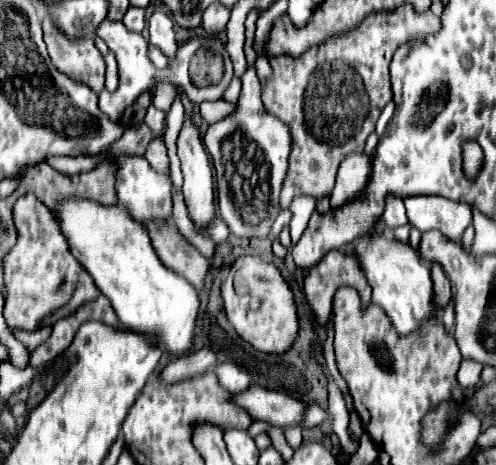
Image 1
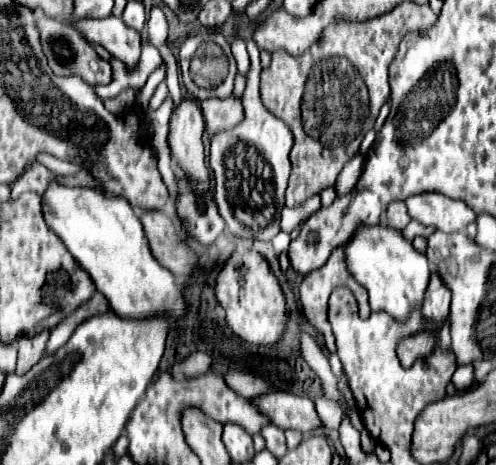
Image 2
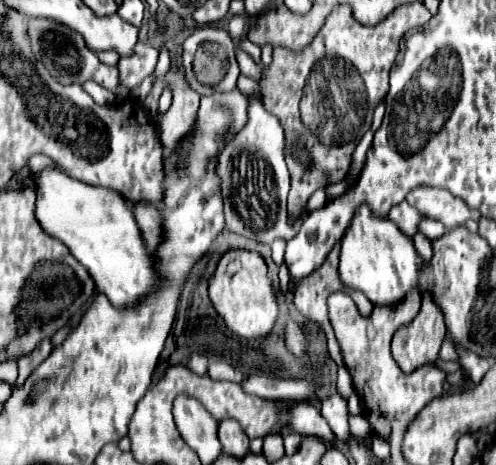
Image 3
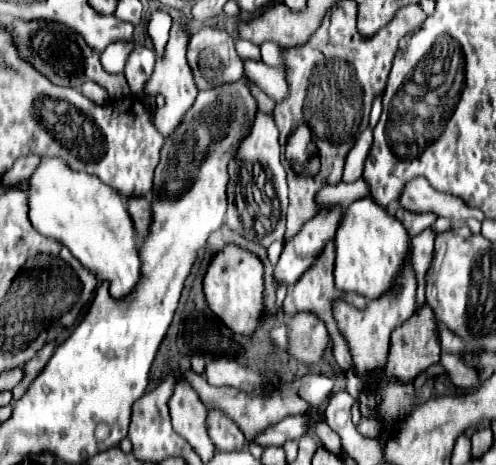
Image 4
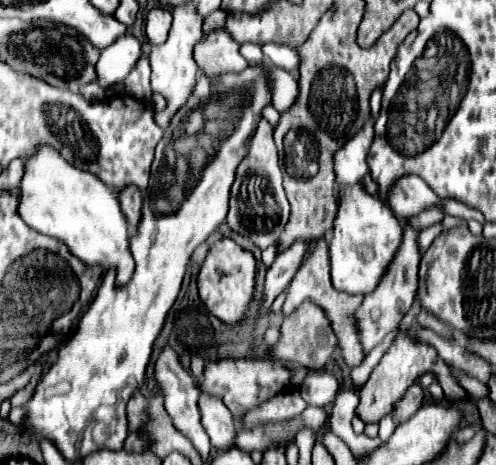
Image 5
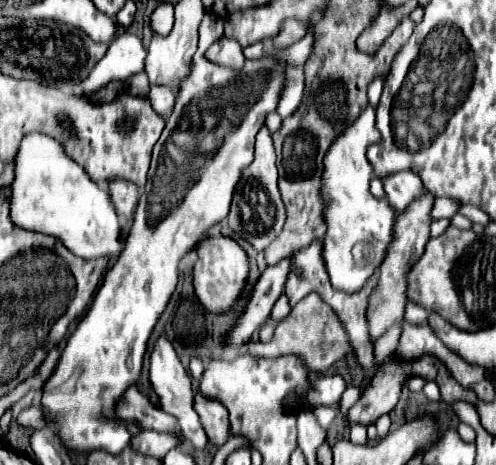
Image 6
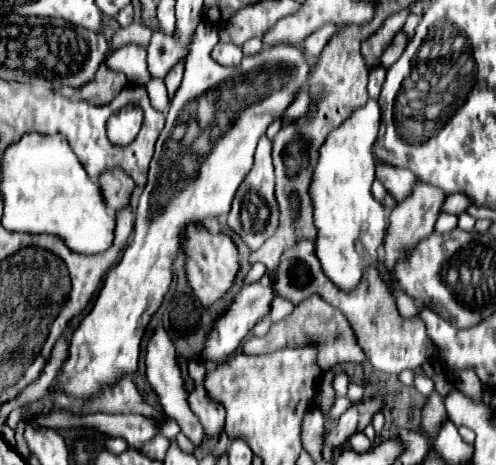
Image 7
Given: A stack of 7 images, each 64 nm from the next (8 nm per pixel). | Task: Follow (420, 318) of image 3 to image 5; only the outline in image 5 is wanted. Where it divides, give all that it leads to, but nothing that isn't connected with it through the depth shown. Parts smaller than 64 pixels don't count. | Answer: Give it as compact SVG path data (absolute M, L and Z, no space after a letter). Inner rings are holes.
M402 334L402 336L396 338L396 342L390 346L390 350L380 360L380 364L370 374L368 382L362 386L362 390L360 390L360 404L356 408L356 416L360 420L364 420L366 424L368 422L378 422L382 416L392 412L394 404L404 396L406 388L410 388L414 384L414 380L420 374L424 374L424 372L434 374L434 378L442 386L448 402L468 402L470 400L470 394L458 384L458 380L454 378L452 370L444 364L444 360L440 360L440 356L436 356L434 348L428 348L426 344L420 344L420 342L414 344L414 342L410 342L408 334Z

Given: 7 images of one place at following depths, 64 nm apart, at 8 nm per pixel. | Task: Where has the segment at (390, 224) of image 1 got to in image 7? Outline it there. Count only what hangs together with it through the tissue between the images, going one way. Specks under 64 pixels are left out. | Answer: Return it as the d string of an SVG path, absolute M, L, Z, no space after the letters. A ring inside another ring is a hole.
M452 194L452 196L446 198L442 212L450 212L450 214L458 216L458 214L466 212L470 206L472 206L472 200L468 196L464 196L464 194Z

